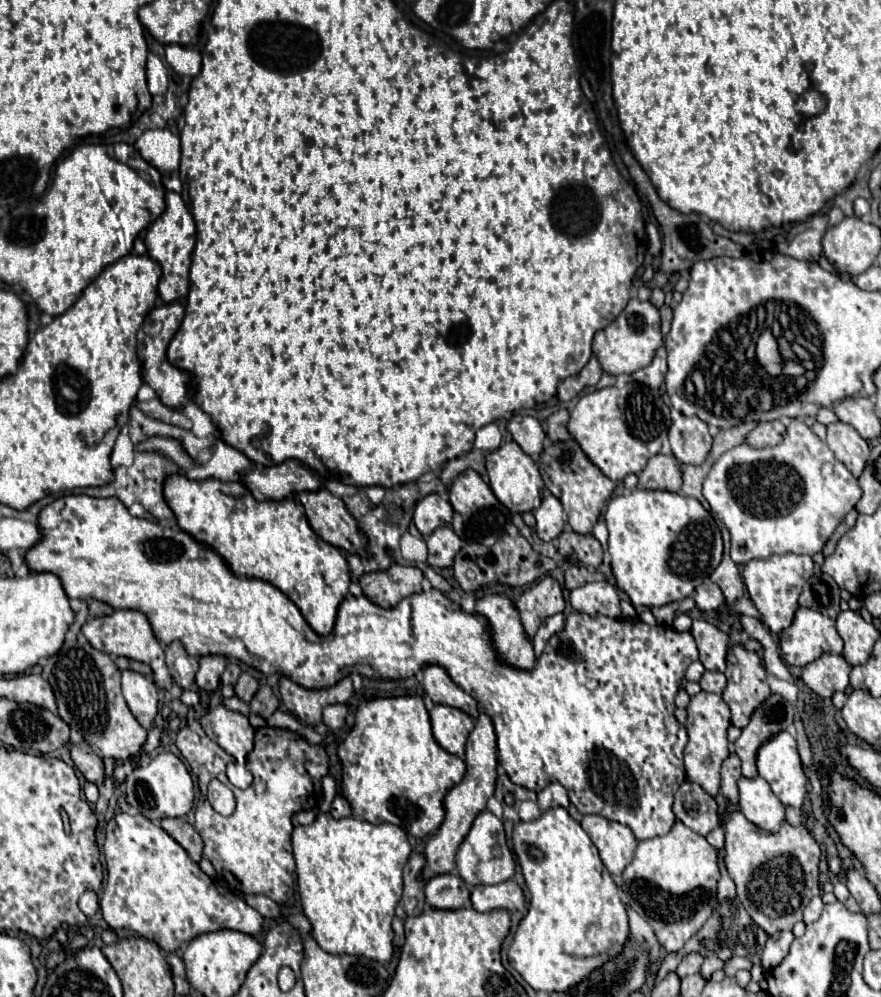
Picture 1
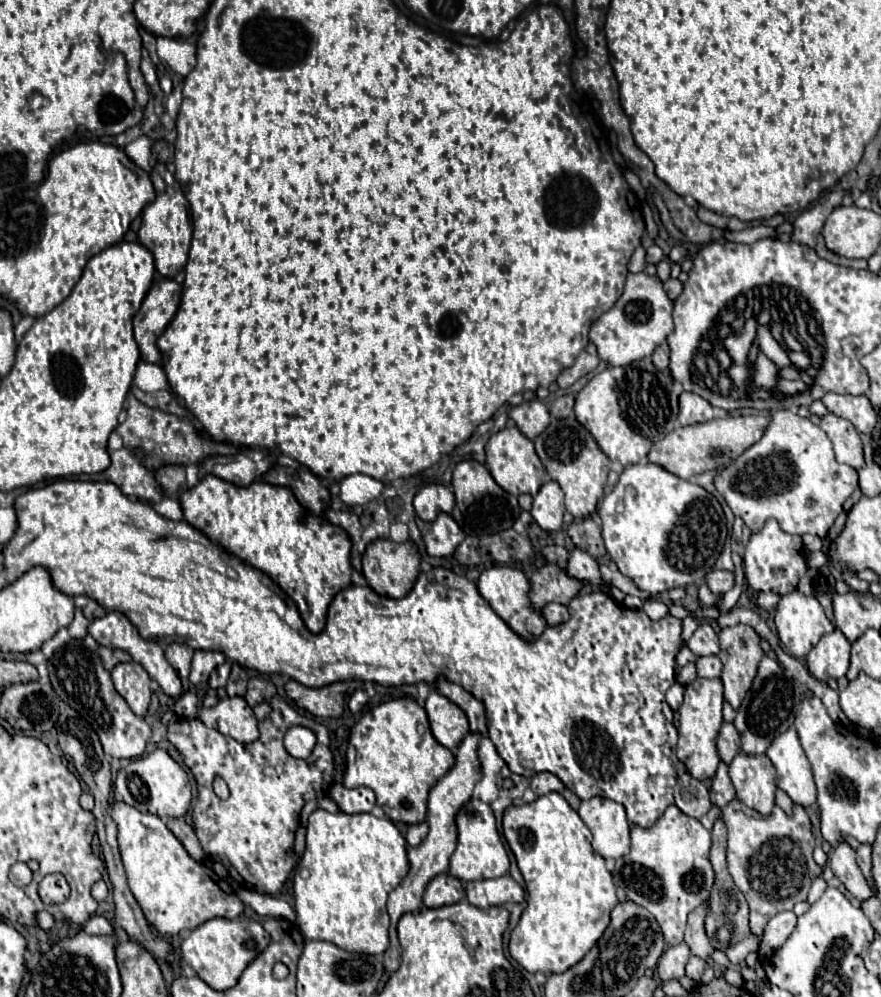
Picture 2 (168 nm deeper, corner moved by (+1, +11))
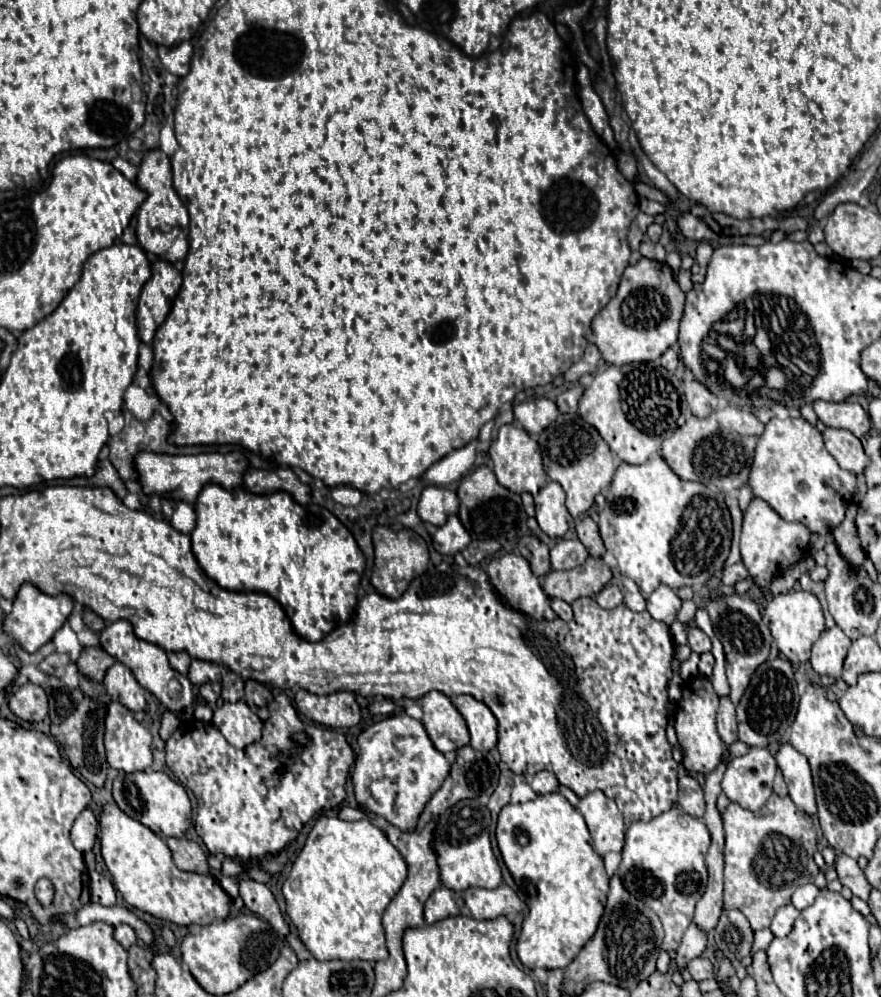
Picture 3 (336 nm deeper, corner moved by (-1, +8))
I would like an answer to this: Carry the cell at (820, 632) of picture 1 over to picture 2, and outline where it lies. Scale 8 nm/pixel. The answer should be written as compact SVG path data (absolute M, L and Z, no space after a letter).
M791 591L787 595L781 597L781 601L775 607L775 627L777 627L777 635L779 641L783 643L785 651L797 659L803 659L811 647L827 633L831 633L835 627L829 623L829 619L825 617L825 611L821 607L821 603L815 597L803 595L801 591Z

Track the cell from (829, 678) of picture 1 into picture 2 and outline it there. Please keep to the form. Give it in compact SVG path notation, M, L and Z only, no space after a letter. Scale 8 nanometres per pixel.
M835 629L829 635L823 635L819 643L807 655L807 669L817 681L827 681L829 677L839 679L849 669L849 651L851 643L847 637Z

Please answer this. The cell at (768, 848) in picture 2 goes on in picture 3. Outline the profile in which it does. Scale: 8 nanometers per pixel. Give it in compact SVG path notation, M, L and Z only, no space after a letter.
M773 794L769 802L759 810L751 812L741 808L739 804L731 802L723 812L723 826L725 826L725 908L741 910L753 932L769 928L773 914L781 906L791 904L791 896L797 886L811 884L813 878L819 874L819 868L813 860L817 850L817 832L813 826L813 818L799 810L791 798L781 798Z

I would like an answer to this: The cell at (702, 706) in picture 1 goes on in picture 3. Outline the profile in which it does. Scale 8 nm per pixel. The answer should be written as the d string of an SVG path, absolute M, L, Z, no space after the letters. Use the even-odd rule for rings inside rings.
M697 676L693 682L687 682L683 686L683 698L679 700L677 706L677 716L675 716L675 730L677 730L677 740L681 744L681 750L685 750L683 764L689 772L701 772L701 774L711 774L723 756L723 742L717 734L715 728L715 714L719 706L719 696L715 694L709 678ZM699 680L699 682L695 682Z

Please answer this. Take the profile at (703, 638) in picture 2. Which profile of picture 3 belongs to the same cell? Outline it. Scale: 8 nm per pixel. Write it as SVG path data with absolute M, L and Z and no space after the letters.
M687 628L689 634L689 646L693 652L703 654L703 652L711 652L711 640L707 638L707 634L699 628Z

